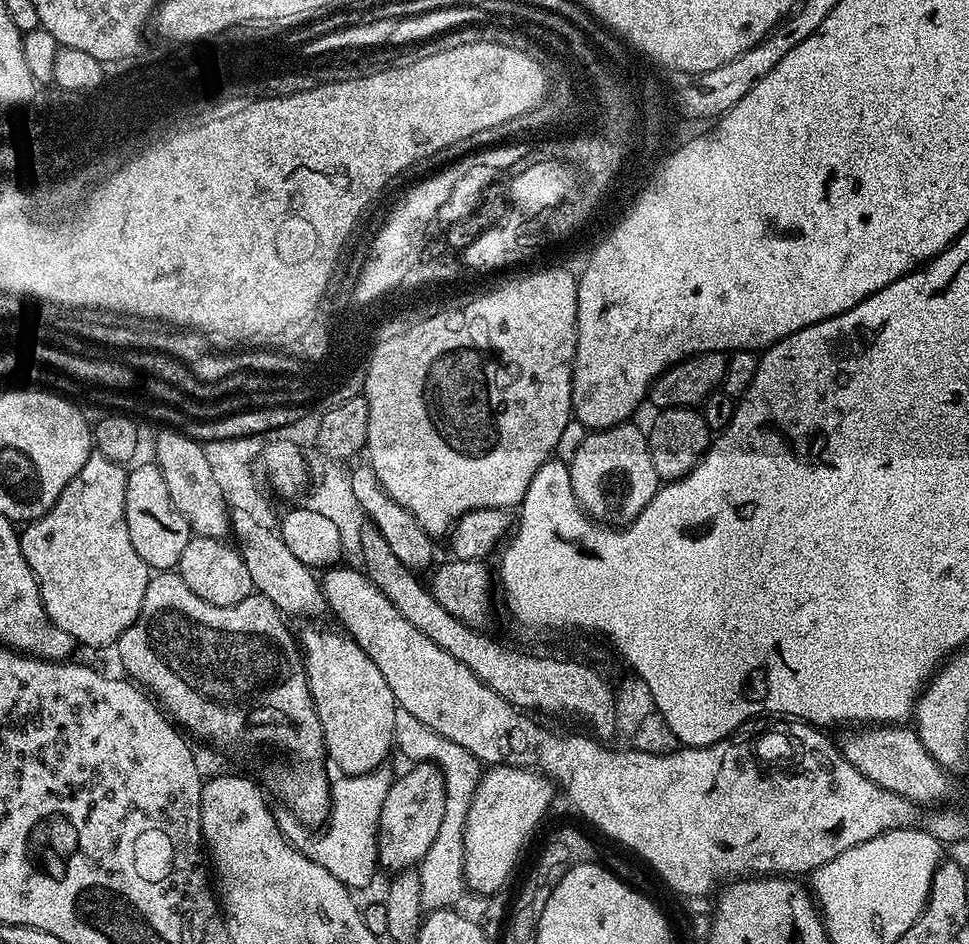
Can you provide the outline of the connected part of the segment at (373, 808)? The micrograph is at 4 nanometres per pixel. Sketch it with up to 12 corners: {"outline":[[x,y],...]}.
{"outline":[[388,764],[331,783],[328,821],[278,830],[349,890],[378,873]]}

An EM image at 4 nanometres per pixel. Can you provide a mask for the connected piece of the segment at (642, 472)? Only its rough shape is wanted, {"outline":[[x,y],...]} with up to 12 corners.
{"outline":[[636,422],[587,433],[567,461],[585,516],[623,526],[662,481]]}

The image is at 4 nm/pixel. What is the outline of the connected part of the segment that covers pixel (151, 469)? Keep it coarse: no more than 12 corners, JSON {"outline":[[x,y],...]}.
{"outline":[[137,463],[126,482],[126,526],[149,569],[179,565],[194,533],[166,478]]}

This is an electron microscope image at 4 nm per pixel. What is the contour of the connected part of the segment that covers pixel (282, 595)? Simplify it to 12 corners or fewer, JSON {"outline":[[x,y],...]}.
{"outline":[[243,510],[230,536],[253,589],[289,617],[327,613],[317,573]]}

